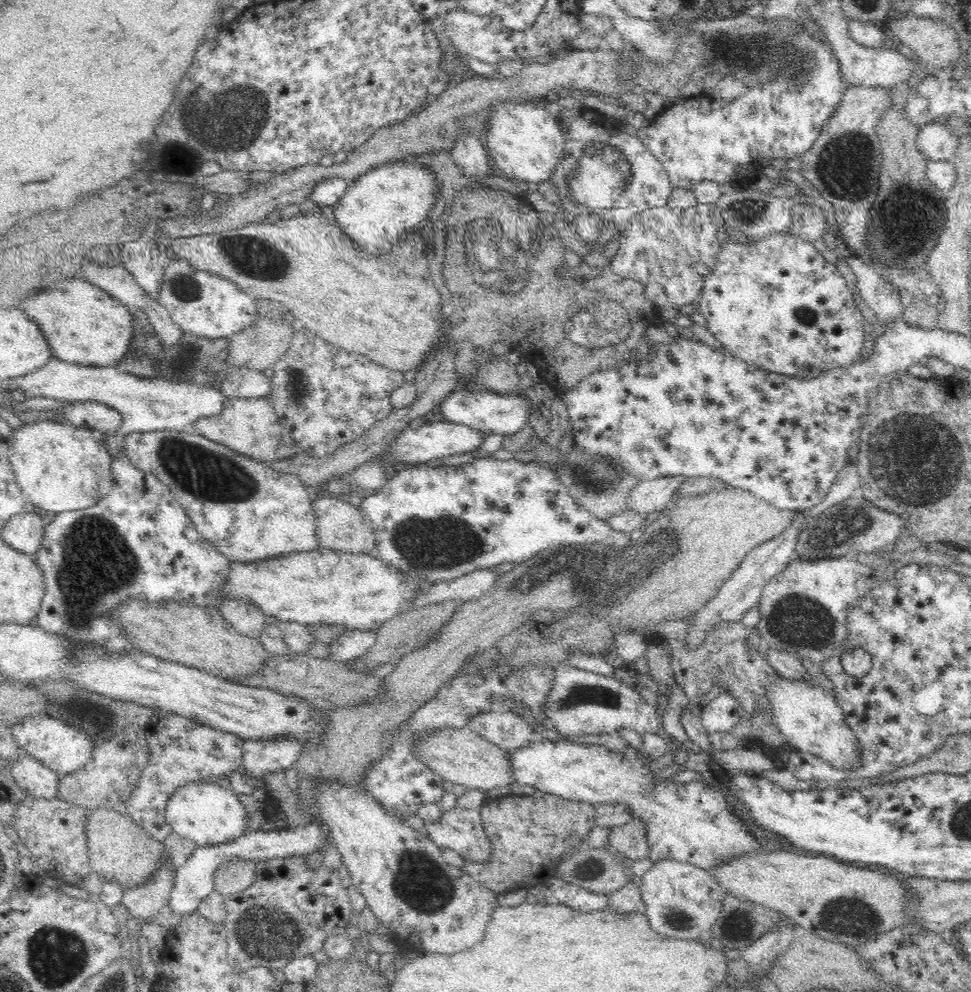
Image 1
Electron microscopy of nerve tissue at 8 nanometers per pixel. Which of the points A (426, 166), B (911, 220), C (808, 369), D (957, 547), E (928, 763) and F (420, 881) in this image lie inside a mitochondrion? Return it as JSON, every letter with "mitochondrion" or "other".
{"A":"other","B":"mitochondrion","C":"other","D":"other","E":"other","F":"mitochondrion"}

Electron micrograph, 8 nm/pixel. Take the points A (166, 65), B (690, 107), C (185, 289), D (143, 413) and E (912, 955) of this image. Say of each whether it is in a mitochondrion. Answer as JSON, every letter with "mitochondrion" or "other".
{"A":"other","B":"other","C":"mitochondrion","D":"other","E":"other"}

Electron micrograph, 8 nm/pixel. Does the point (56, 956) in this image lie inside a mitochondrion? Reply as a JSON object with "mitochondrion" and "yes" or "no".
{"mitochondrion":"yes"}

